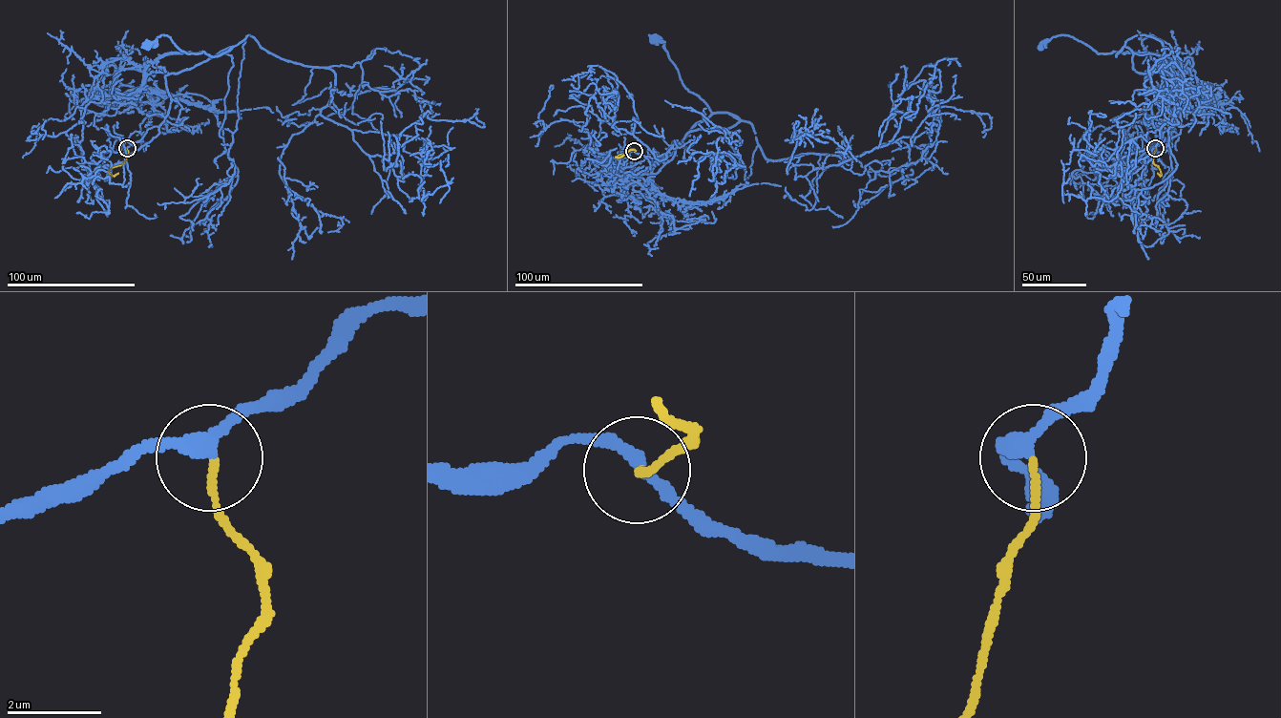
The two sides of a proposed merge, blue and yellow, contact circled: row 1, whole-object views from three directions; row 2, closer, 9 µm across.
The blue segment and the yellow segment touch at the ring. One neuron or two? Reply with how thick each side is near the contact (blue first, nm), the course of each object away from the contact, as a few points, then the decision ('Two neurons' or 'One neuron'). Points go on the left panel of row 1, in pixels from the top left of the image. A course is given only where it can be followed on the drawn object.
Thickness 260 nm (blue) against 150 nm. Course of blue: (127, 148), (168, 114), (166, 75), (232, 46), (220, 55), (187, 53), (161, 34), (146, 46). Course of yellow: (127, 148), (125, 160), (108, 171), (113, 176), (118, 173). One neuron

